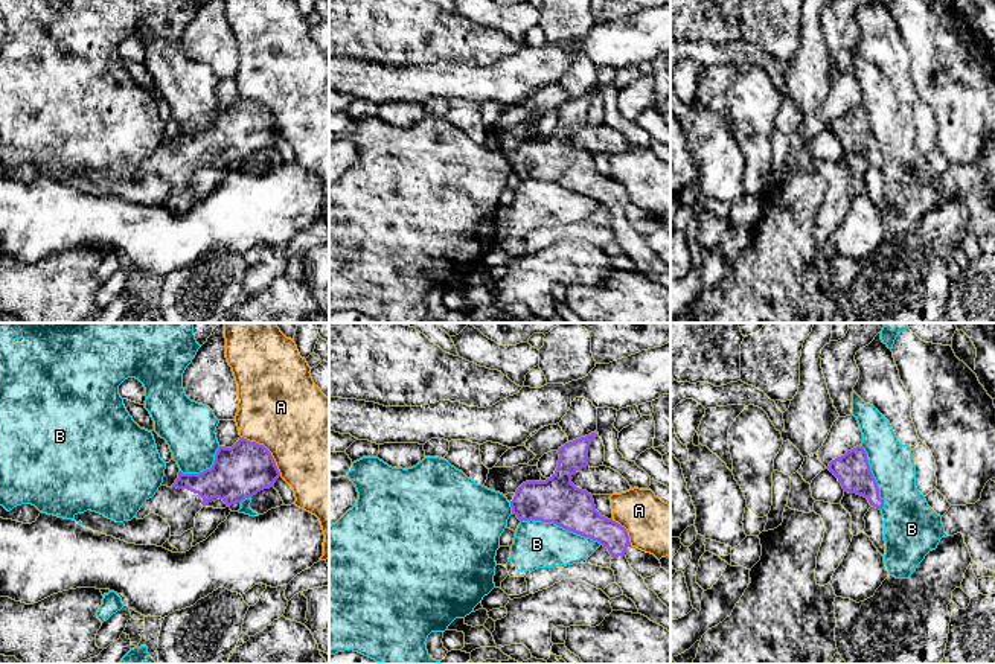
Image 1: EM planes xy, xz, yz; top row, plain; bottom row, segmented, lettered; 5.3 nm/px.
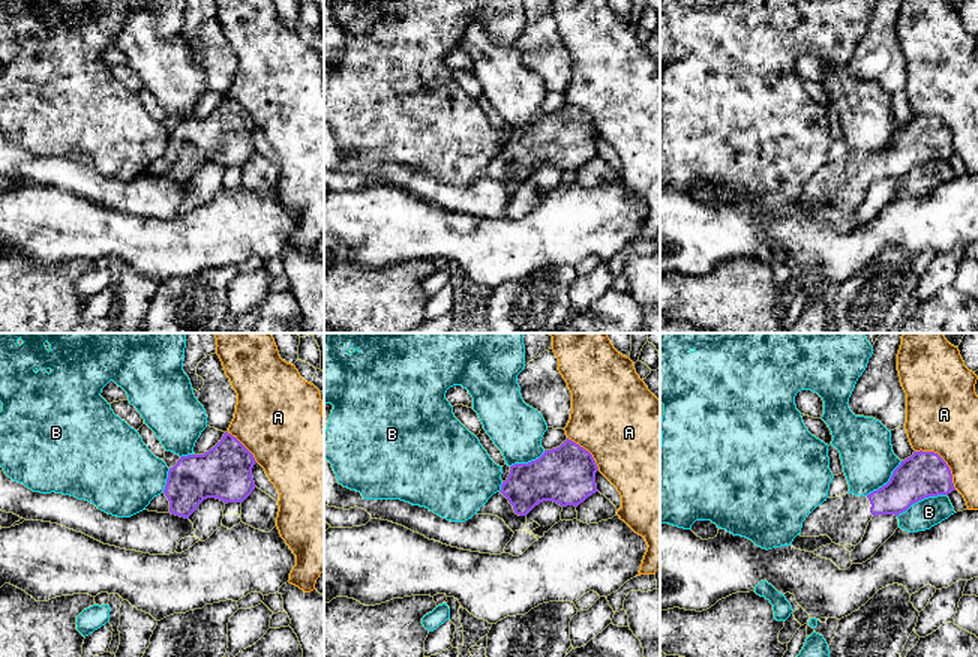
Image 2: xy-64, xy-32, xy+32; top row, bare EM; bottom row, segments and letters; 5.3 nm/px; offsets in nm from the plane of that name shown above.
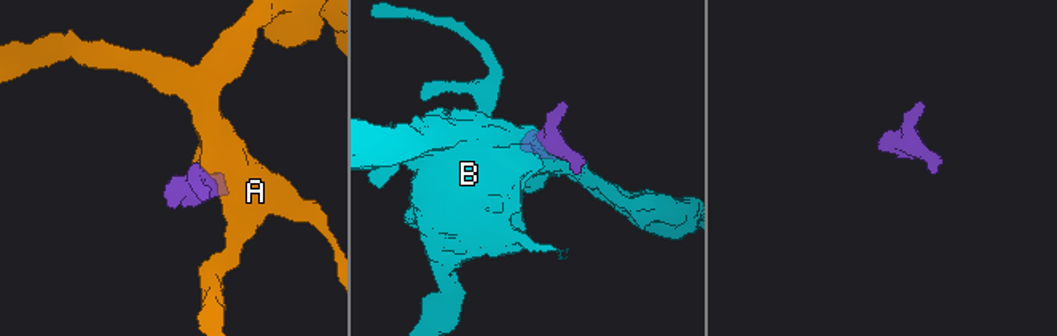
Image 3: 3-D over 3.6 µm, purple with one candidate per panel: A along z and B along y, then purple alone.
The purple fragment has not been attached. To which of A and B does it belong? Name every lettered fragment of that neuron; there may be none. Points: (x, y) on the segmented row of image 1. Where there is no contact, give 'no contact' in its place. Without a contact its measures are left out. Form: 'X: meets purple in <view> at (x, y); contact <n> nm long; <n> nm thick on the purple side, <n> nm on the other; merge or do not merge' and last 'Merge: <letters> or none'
A: meets purple in xy at (267, 450); contact 300 nm long; 280 nm thick on the purple side, 460 nm on the other; do not merge
B: meets purple in xz at (561, 526); contact 440 nm long; 240 nm thick on the purple side, 240 nm on the other; do not merge
Merge: none

